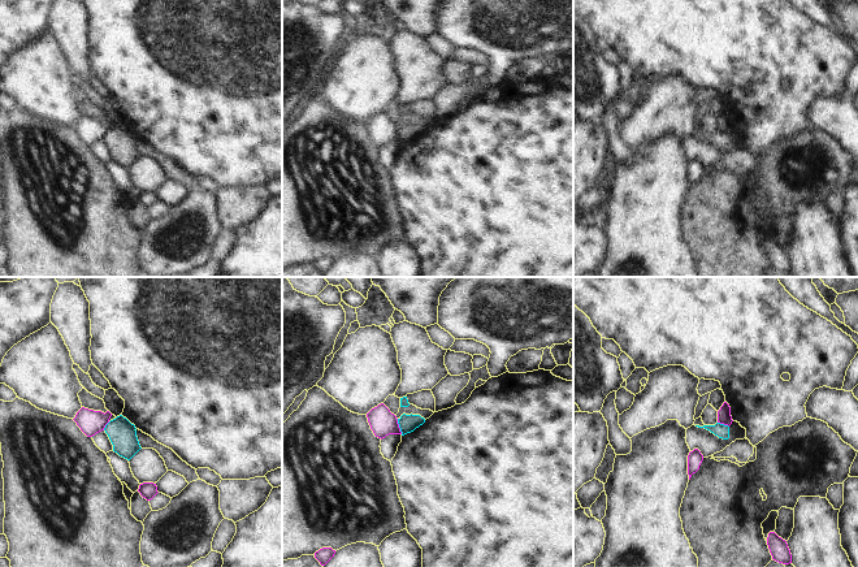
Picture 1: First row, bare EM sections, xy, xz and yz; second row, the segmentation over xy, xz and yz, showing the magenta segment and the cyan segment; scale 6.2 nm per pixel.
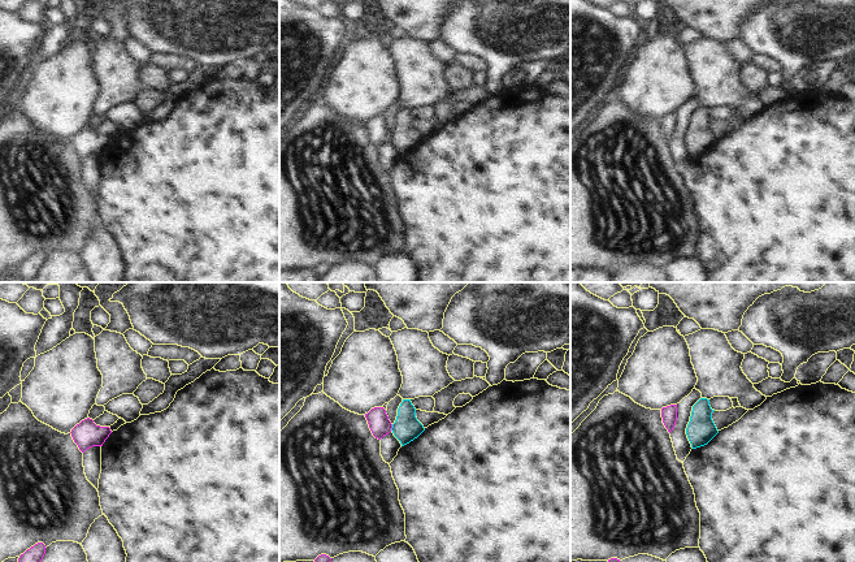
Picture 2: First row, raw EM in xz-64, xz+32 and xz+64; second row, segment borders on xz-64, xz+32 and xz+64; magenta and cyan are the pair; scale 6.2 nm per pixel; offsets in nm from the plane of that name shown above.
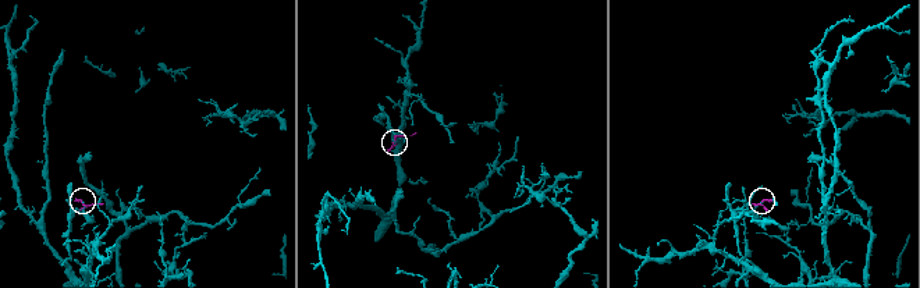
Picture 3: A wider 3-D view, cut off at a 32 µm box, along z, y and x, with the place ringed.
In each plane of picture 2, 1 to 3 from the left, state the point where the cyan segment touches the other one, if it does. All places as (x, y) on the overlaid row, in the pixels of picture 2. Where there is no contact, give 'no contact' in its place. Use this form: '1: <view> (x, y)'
1: no contact
2: xz+32 (391, 427)
3: no contact

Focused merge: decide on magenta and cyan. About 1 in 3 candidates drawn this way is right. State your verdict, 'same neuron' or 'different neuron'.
different neuron

